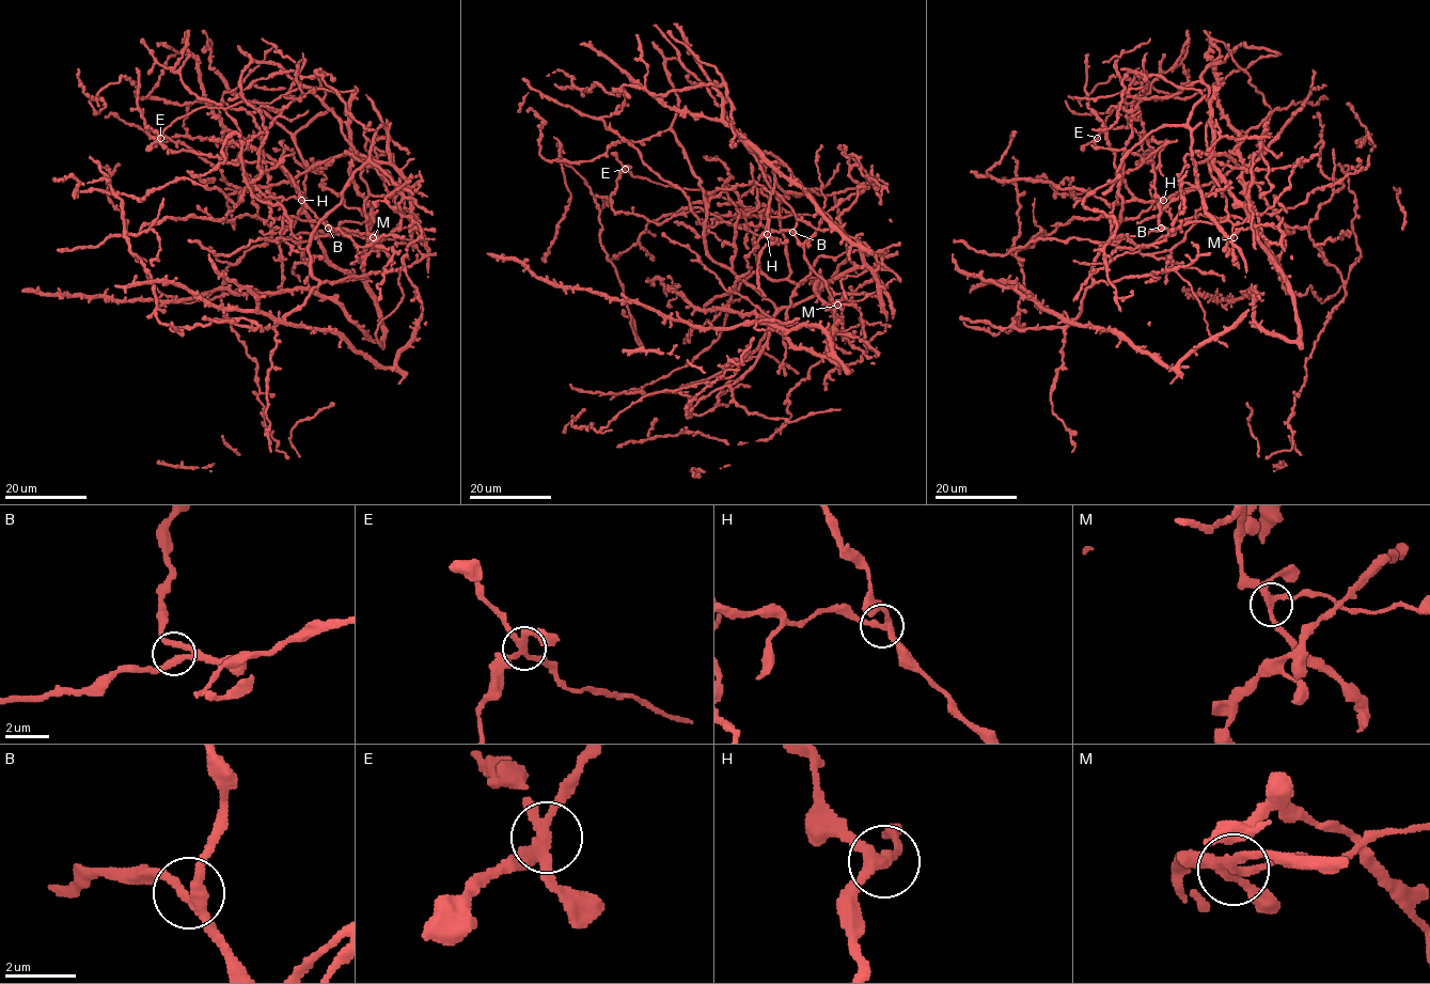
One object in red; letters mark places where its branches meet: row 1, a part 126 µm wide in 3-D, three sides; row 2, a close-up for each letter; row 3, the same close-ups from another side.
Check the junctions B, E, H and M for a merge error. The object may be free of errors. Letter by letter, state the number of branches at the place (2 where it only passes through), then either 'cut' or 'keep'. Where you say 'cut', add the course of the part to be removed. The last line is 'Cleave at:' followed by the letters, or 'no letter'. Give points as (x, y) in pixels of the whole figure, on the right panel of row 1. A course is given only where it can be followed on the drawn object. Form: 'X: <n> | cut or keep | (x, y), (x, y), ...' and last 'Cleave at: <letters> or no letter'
B: 3 | keep
E: 4 | cut | (1097, 138), (1119, 103), (1131, 104), (1147, 89), (1129, 88), (1114, 95), (1094, 98), (1074, 96)
H: 3 | keep
M: 4 | keep
Cleave at: E

